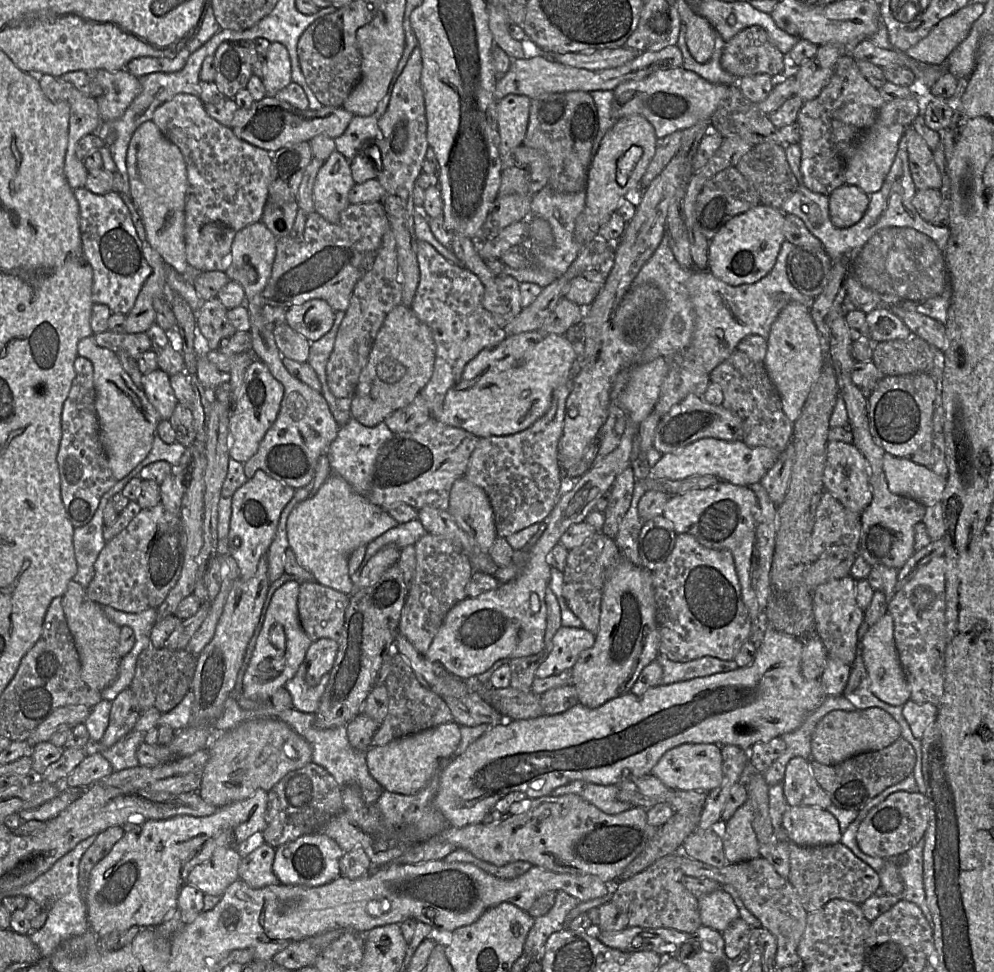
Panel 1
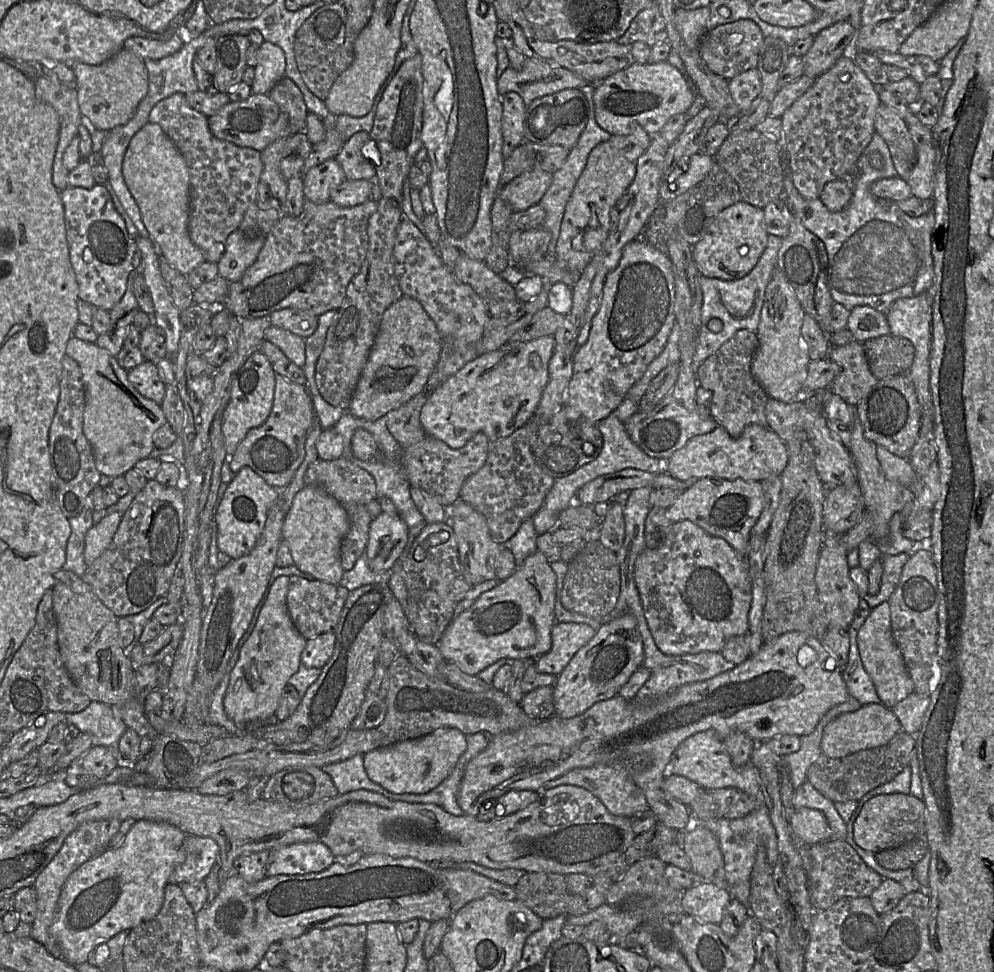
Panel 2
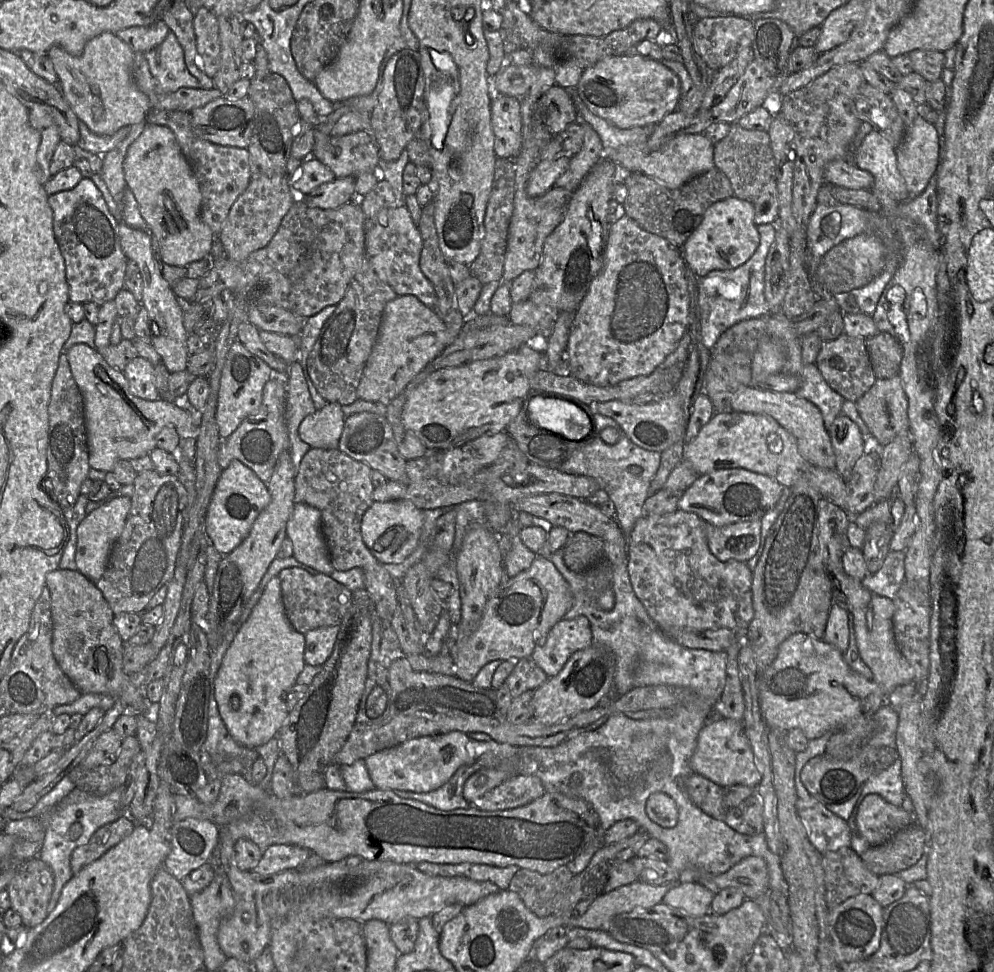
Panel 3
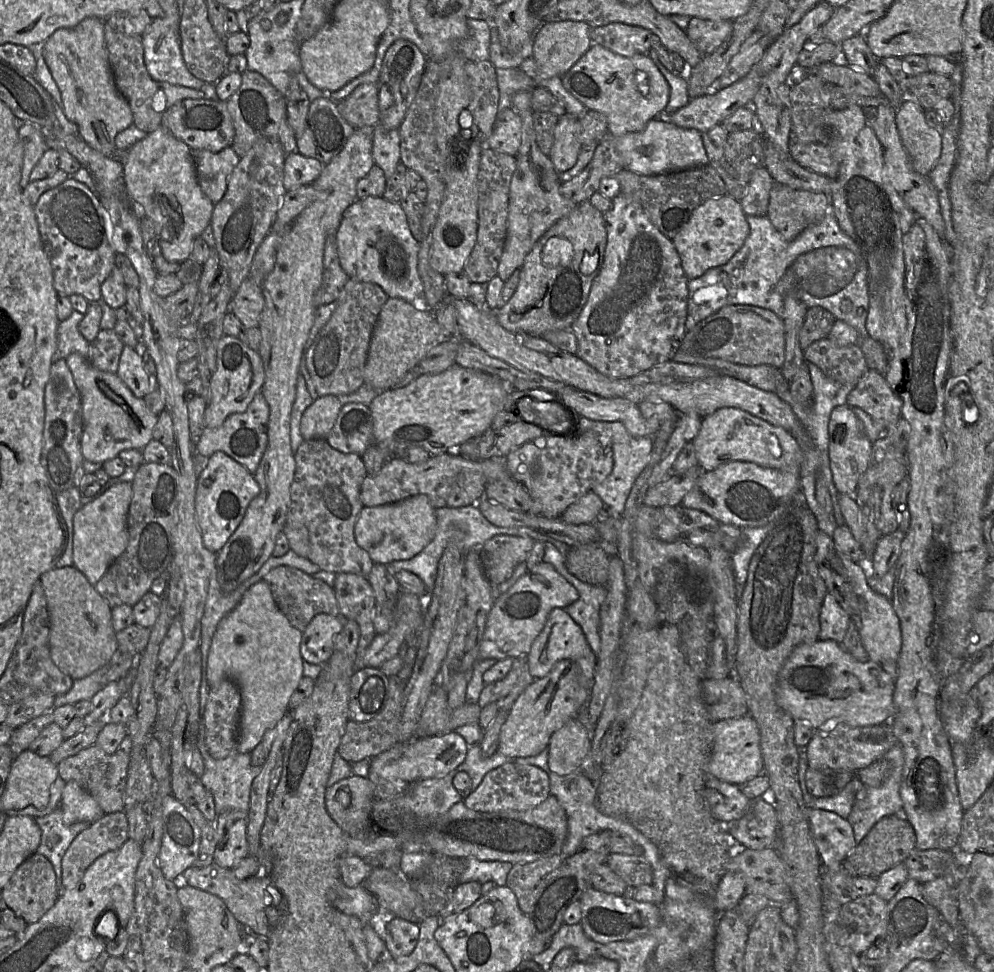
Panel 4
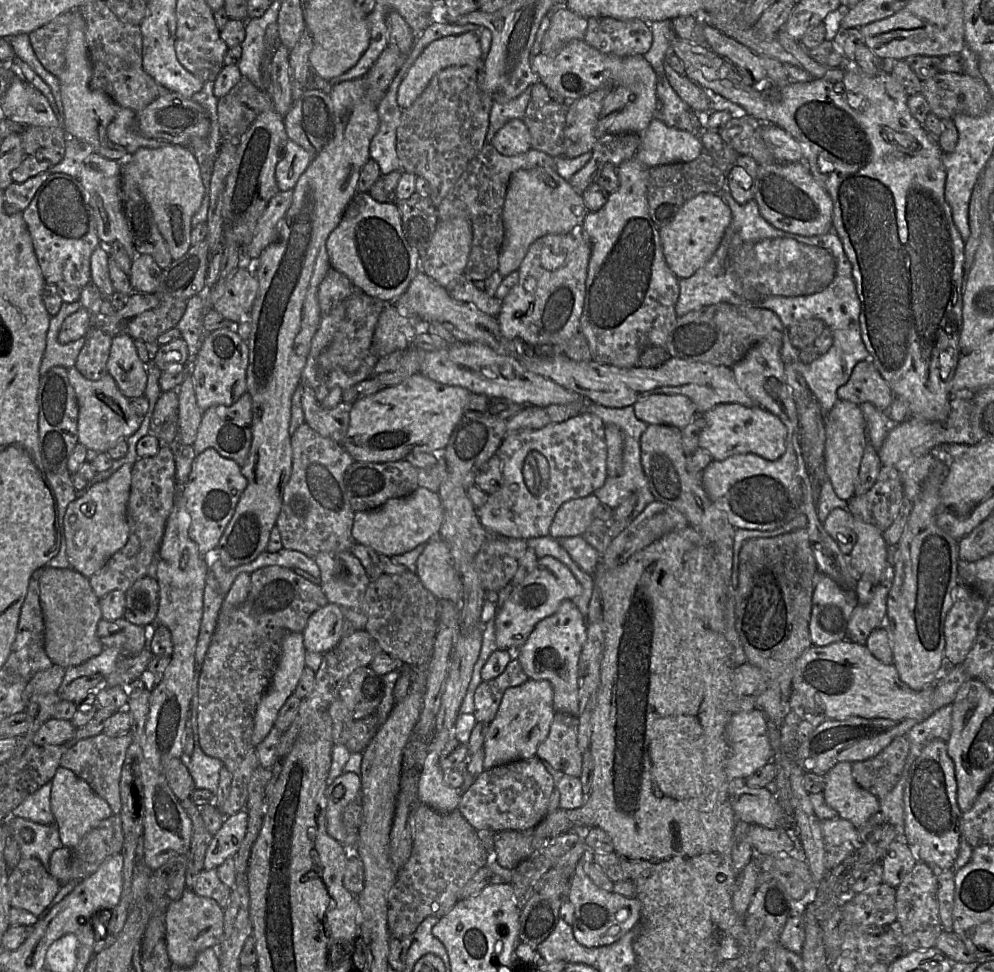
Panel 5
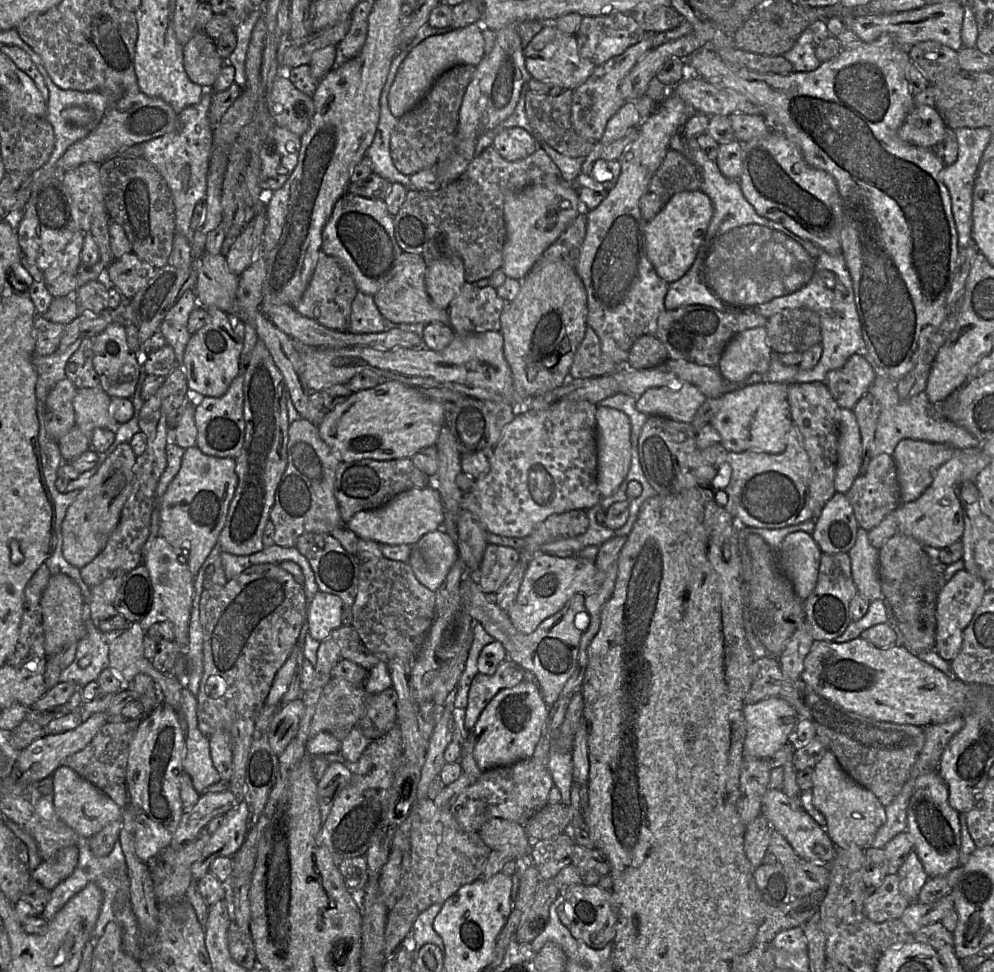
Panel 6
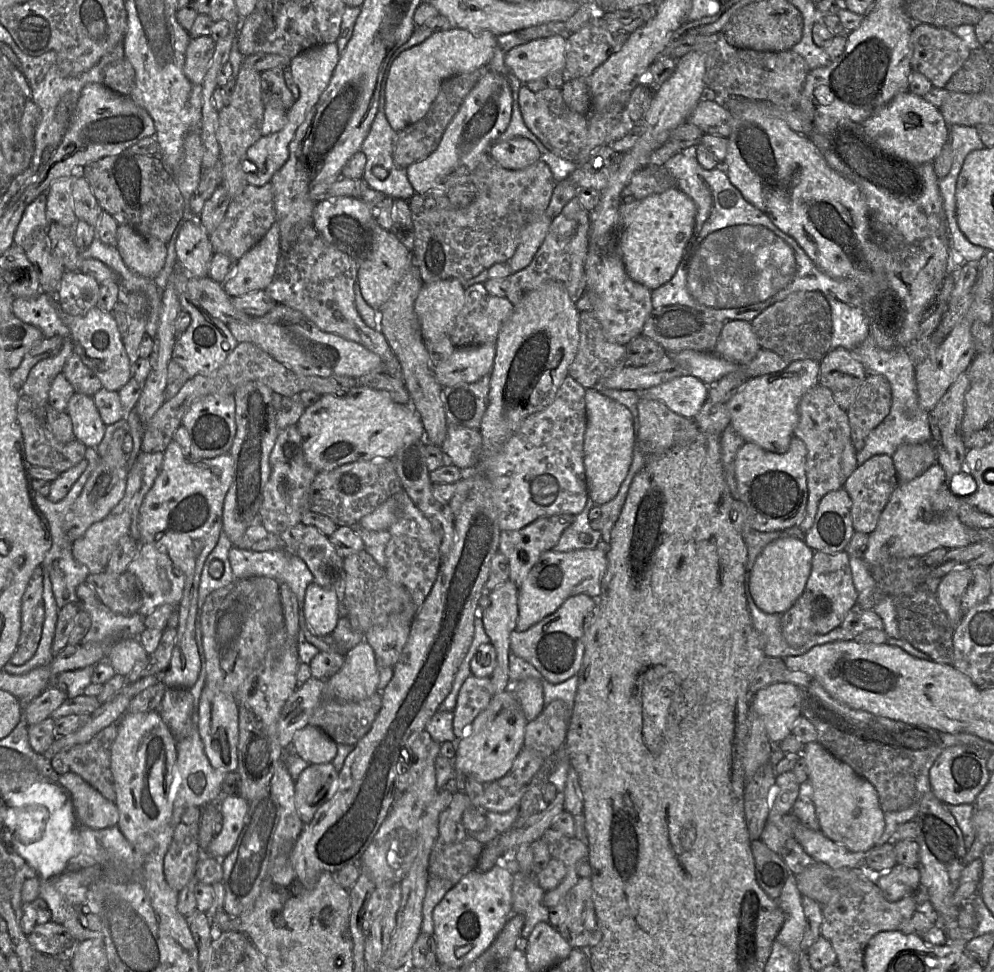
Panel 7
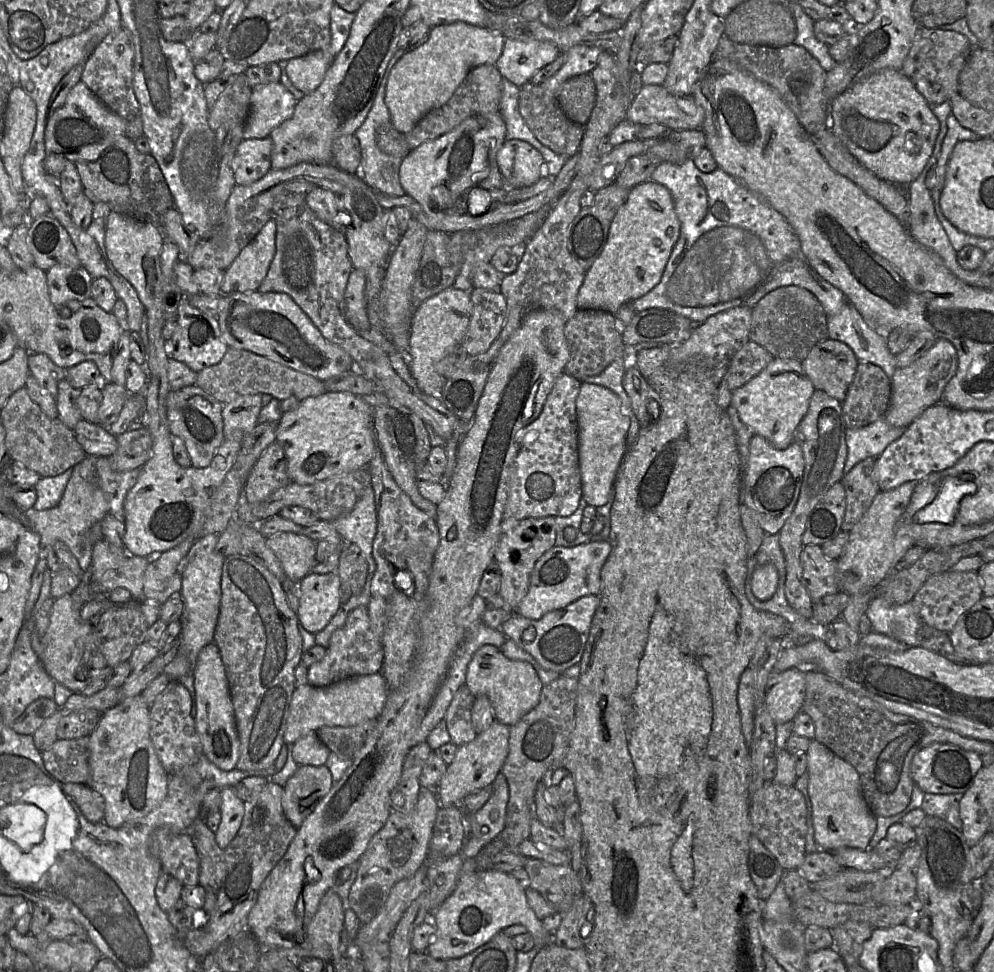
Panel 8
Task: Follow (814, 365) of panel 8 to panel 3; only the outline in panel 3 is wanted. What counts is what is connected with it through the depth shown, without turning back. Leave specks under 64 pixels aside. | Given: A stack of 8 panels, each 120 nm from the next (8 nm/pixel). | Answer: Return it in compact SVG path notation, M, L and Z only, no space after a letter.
M876 379L874 385L856 402L857 410L878 447L891 442L899 434L909 432L908 400L901 379Z

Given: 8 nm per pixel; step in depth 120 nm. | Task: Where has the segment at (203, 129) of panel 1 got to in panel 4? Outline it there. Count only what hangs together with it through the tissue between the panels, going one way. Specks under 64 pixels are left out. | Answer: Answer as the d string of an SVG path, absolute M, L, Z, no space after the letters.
M231 147L219 152L194 150L192 157L203 193L213 204L218 203L225 195L228 181L240 157Z

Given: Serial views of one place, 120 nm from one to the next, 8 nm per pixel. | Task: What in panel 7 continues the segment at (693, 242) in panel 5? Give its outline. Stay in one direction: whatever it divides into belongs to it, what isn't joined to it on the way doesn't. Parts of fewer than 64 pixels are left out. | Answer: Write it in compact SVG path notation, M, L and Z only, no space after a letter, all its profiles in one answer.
M677 188L644 198L628 216L620 239L625 270L635 282L650 290L666 284L674 276L695 226L696 207Z

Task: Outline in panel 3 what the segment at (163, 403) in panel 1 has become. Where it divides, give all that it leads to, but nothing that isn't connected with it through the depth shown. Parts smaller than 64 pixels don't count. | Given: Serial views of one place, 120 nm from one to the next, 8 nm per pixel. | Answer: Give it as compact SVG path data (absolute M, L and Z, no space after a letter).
M134 358L126 366L123 374L134 396L148 401L156 401L160 398L155 384L154 366L146 359Z

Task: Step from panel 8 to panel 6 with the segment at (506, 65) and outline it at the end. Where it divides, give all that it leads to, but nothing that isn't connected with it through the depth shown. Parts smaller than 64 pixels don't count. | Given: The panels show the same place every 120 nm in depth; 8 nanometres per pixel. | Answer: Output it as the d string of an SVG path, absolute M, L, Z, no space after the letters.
M545 23L543 29L524 47L523 54L531 78L556 84L563 89L575 90L596 68L594 63L580 56L574 34L562 32L553 23Z

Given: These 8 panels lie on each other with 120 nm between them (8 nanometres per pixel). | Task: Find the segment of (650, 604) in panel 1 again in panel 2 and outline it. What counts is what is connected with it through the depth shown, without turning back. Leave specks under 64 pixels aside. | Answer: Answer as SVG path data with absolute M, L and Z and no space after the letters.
M627 613L603 623L592 639L572 657L553 684L555 715L573 718L581 715L595 703L610 699L627 683L632 674L642 667L643 642L636 618Z

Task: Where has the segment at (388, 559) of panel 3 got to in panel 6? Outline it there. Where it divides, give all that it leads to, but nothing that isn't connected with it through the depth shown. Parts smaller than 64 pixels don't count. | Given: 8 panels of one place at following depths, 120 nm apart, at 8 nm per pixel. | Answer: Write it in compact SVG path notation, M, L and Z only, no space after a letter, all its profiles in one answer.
M433 486L413 488L394 496L385 505L375 510L356 513L347 527L358 538L378 544L415 545L425 534L443 527L444 507L439 492Z

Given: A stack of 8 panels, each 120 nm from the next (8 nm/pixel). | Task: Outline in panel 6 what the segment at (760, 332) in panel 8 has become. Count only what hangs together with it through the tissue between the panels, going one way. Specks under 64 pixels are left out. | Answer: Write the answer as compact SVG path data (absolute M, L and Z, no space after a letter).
M806 307L785 309L770 318L765 326L773 353L803 353L821 343L819 315Z

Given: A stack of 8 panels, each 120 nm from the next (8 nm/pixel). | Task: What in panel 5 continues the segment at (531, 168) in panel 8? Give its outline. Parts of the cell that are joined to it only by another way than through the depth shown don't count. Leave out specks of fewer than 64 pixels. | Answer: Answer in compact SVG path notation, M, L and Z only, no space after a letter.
M514 118L506 122L490 142L505 156L515 156L531 149L531 135L523 119Z

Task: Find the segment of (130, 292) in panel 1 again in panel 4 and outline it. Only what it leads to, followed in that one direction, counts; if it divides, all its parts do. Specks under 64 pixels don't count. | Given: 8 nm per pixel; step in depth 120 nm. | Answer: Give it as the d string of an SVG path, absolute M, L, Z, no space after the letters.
M69 177L45 191L34 205L39 233L53 270L58 295L82 295L89 303L102 300L101 285L115 266L109 214L84 183Z

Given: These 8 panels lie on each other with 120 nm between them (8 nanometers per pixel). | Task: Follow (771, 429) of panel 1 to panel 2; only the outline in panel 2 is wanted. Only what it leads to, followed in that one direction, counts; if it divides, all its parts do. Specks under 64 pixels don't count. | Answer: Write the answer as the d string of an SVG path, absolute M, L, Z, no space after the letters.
M738 331L696 369L699 387L712 393L712 418L732 437L739 437L749 425L768 427L765 407L770 397L754 379L751 372L757 346L758 338L755 332Z

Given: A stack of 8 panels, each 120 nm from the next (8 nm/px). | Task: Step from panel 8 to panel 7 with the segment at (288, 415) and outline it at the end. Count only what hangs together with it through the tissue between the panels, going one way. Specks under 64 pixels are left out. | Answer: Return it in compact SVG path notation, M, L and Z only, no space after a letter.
M359 385L346 393L321 396L314 405L304 410L296 427L302 438L304 456L318 472L329 471L357 461L391 459L404 445L425 439L424 426L411 401L409 404L399 403L385 391Z

